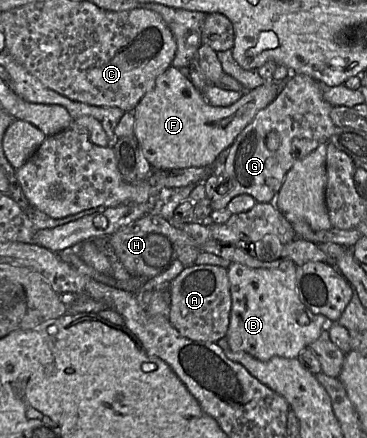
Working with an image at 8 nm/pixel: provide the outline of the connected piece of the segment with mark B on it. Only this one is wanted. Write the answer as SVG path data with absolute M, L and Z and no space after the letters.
M283 260L277 267L252 268L241 263L231 262L227 268L231 310L225 338L233 352L246 352L258 360L266 361L273 357L297 358L309 347L331 323L323 315L312 313L300 300L296 286L297 266L291 260Z

